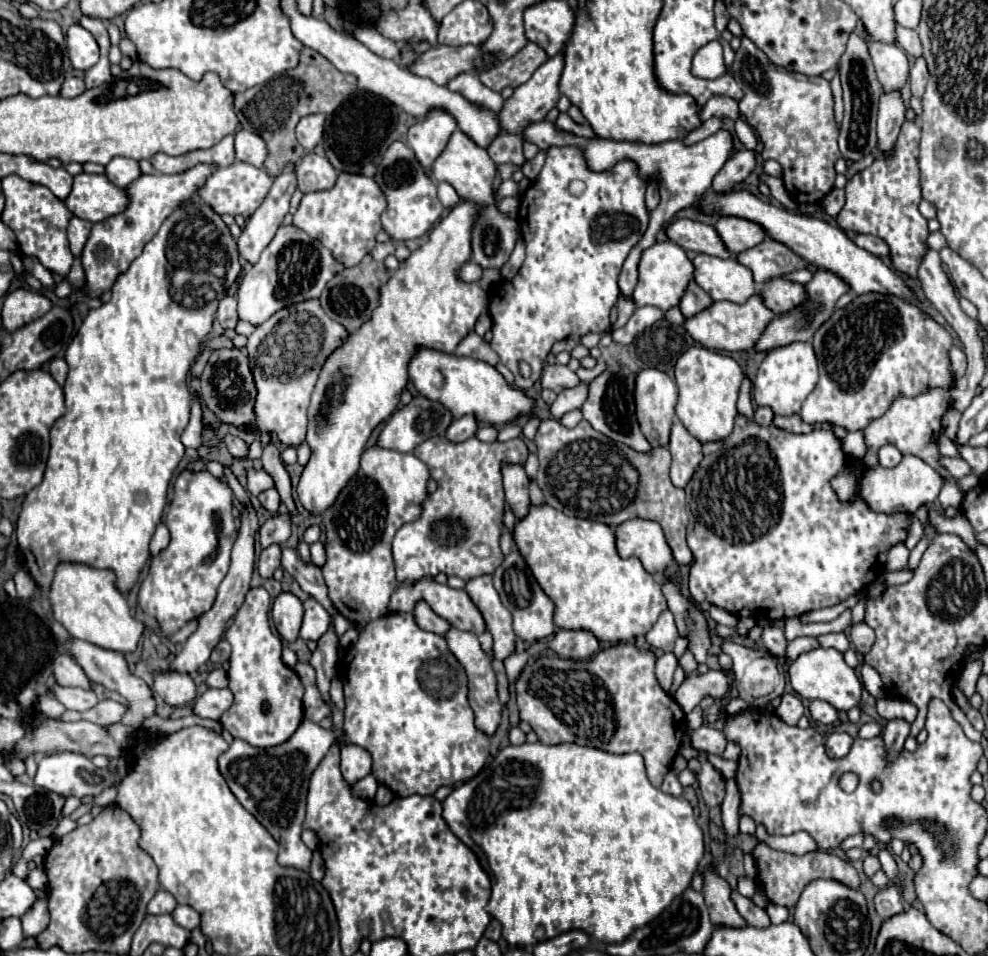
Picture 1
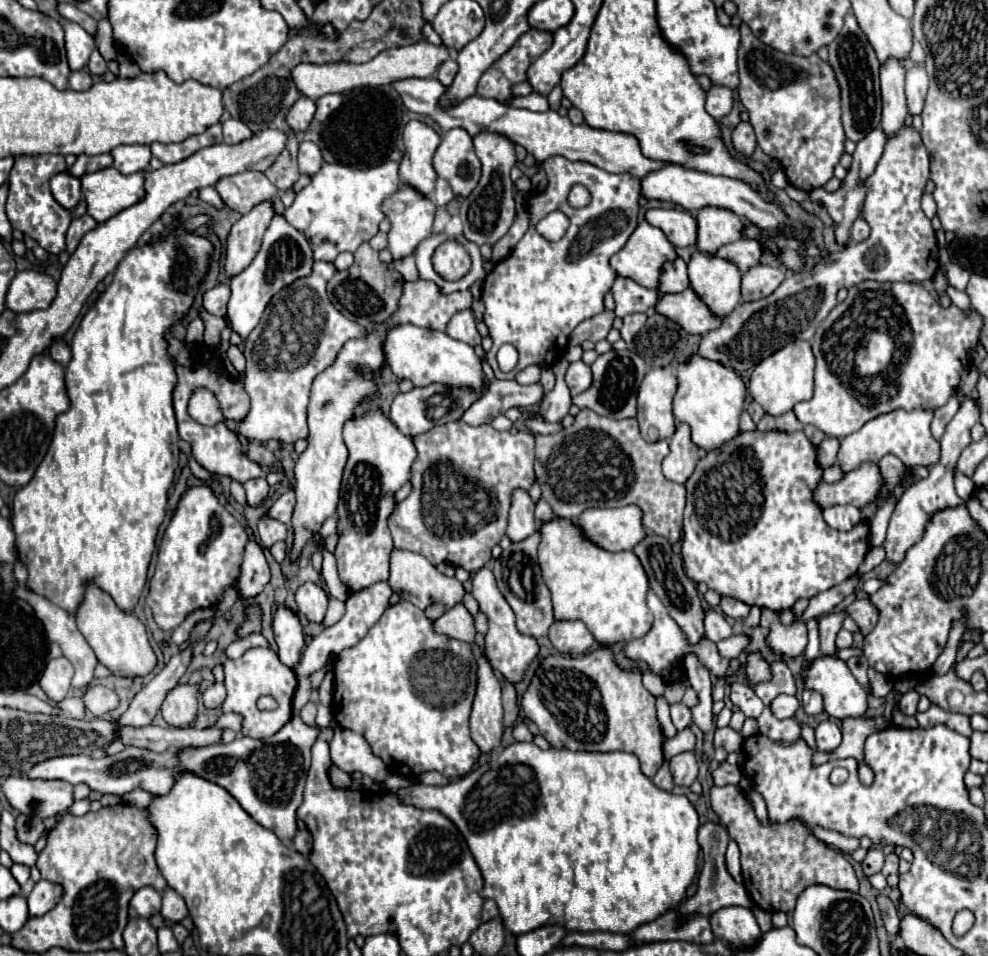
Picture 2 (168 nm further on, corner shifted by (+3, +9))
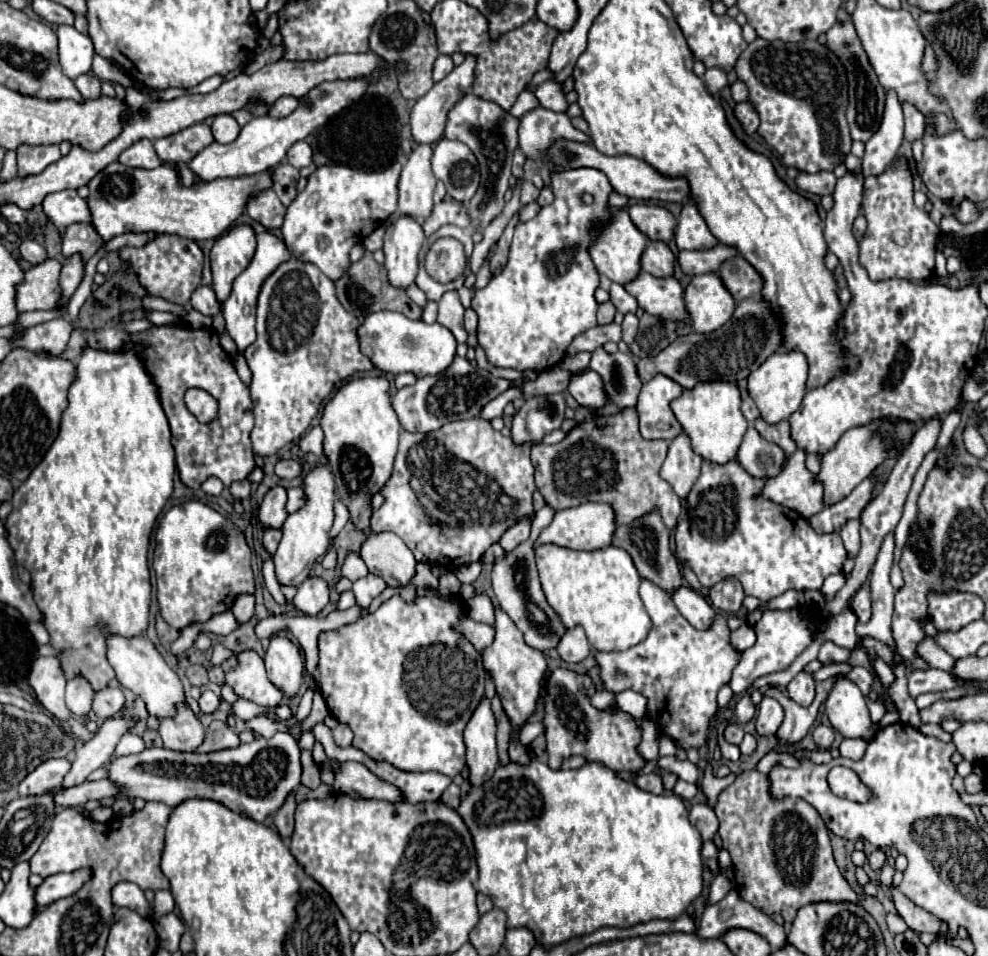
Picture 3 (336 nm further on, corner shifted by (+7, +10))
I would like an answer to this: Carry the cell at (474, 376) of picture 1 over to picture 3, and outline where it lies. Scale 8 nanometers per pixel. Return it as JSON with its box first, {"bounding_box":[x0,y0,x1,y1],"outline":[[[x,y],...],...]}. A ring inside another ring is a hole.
{"bounding_box":[359,311,457,377],"outline":[[[381,311],[377,315],[365,317],[365,321],[359,327],[359,339],[361,351],[369,355],[373,365],[383,373],[393,375],[399,373],[413,373],[415,377],[439,375],[453,363],[457,355],[457,341],[453,339],[453,333],[447,327],[441,327],[439,323],[427,325],[421,321],[411,321],[395,311]]]}

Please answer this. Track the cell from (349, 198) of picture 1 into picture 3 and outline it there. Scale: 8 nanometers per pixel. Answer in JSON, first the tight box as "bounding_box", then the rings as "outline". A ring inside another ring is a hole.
{"bounding_box":[281,163,401,279],"outline":[[[401,163],[383,171],[357,171],[345,165],[317,167],[307,187],[287,207],[281,227],[283,241],[301,261],[317,265],[329,279],[339,279],[349,267],[349,251],[397,211],[397,179]]]}

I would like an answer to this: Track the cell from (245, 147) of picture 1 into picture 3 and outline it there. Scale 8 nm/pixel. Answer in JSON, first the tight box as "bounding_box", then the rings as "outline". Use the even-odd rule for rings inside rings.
{"bounding_box":[211,115,241,143],"outline":[[[217,115],[211,129],[213,129],[213,137],[217,143],[231,143],[233,139],[237,139],[241,131],[239,123],[231,115]]]}

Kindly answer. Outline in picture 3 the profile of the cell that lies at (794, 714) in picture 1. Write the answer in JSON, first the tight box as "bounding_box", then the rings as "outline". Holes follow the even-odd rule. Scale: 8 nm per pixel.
{"bounding_box":[757,697,783,735],"outline":[[[763,697],[757,717],[757,733],[771,735],[783,723],[783,707],[773,697]]]}

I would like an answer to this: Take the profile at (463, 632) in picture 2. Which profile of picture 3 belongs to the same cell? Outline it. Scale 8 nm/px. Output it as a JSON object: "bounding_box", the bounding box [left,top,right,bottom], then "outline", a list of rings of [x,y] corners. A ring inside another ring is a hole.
{"bounding_box":[455,615,493,651],"outline":[[[461,615],[455,629],[467,637],[467,641],[477,649],[483,651],[489,643],[493,643],[493,627],[473,621],[469,615]]]}

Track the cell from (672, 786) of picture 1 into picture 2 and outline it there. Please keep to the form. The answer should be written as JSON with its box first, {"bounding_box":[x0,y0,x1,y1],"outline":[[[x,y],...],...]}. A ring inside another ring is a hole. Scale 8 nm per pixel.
{"bounding_box":[651,764,673,792],"outline":[[[663,764],[661,768],[659,768],[659,772],[651,778],[653,780],[653,784],[657,786],[657,788],[661,788],[661,790],[667,790],[667,792],[671,792],[673,790],[673,778],[671,778],[671,772],[669,772],[669,766],[667,764]]]}

